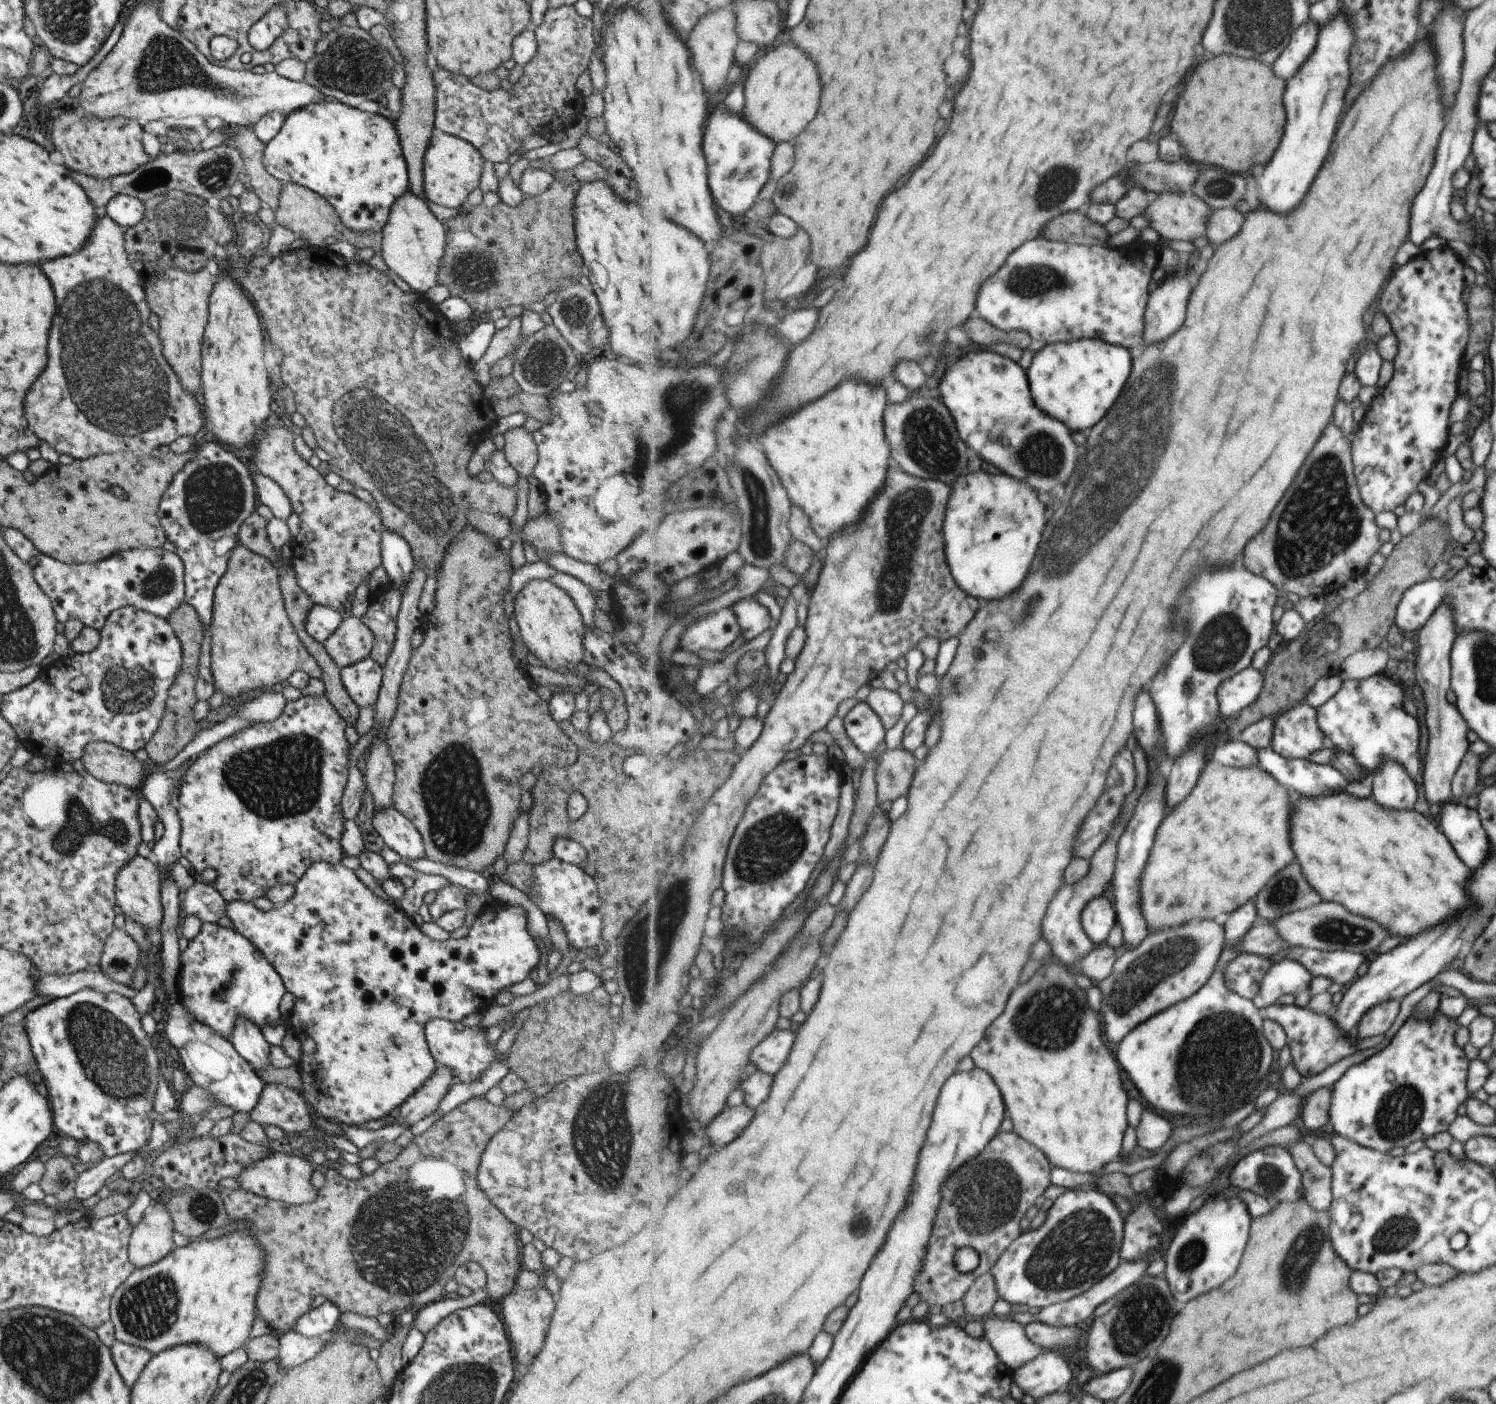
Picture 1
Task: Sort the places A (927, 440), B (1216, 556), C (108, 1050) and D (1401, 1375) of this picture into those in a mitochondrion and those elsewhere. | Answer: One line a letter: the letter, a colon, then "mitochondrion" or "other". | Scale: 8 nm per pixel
A: mitochondrion
B: other
C: mitochondrion
D: other

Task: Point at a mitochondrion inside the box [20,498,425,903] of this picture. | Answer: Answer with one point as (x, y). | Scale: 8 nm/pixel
(281, 778)

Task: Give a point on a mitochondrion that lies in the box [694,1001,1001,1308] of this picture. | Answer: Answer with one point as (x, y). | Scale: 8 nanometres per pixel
(860, 1226)

